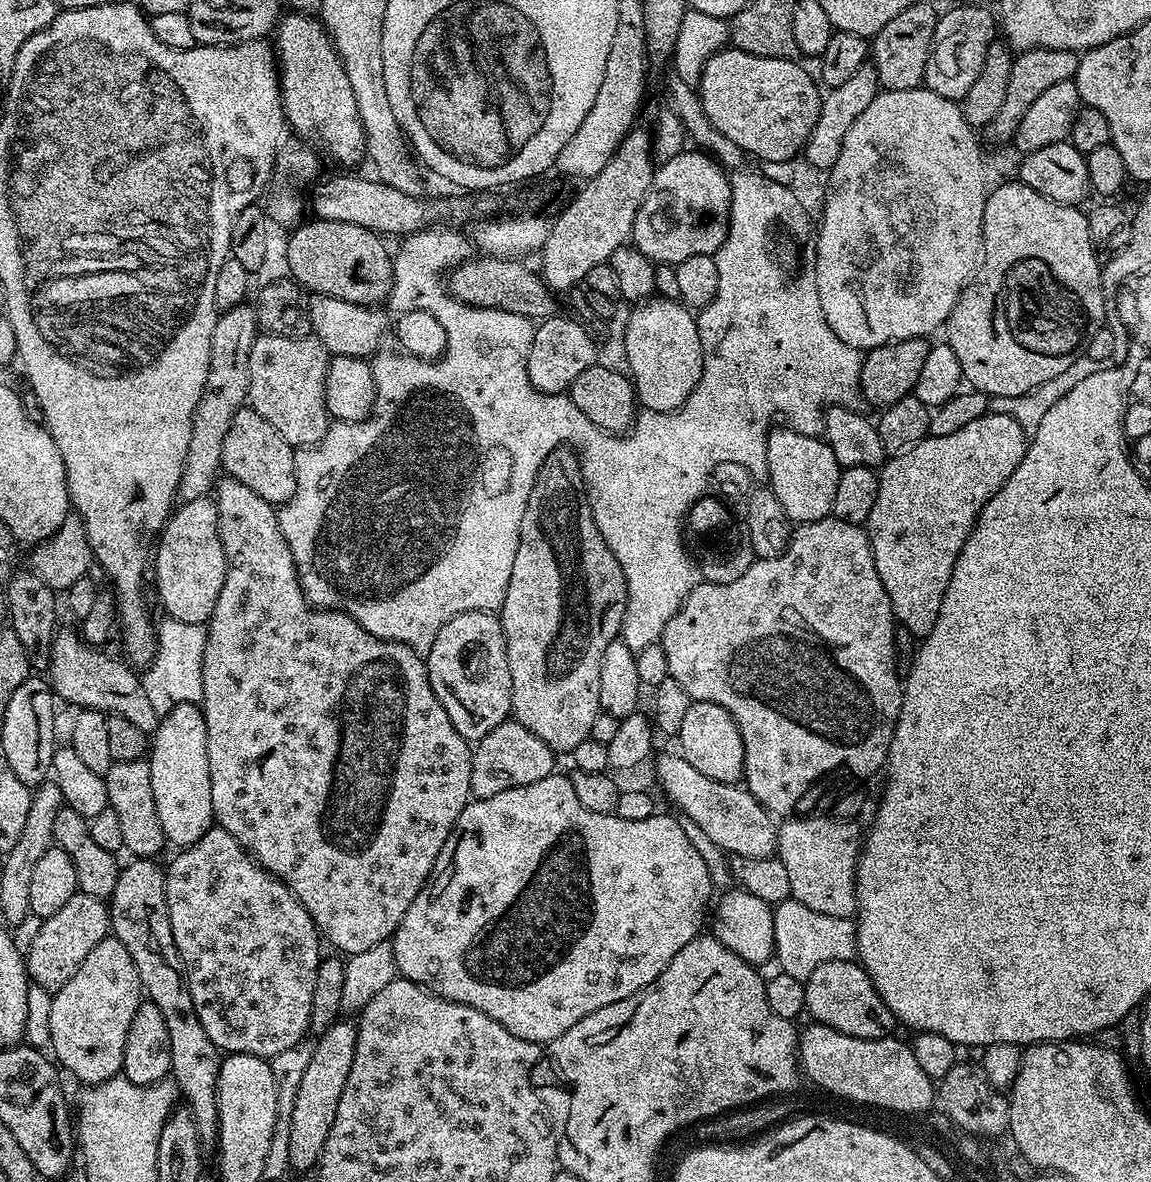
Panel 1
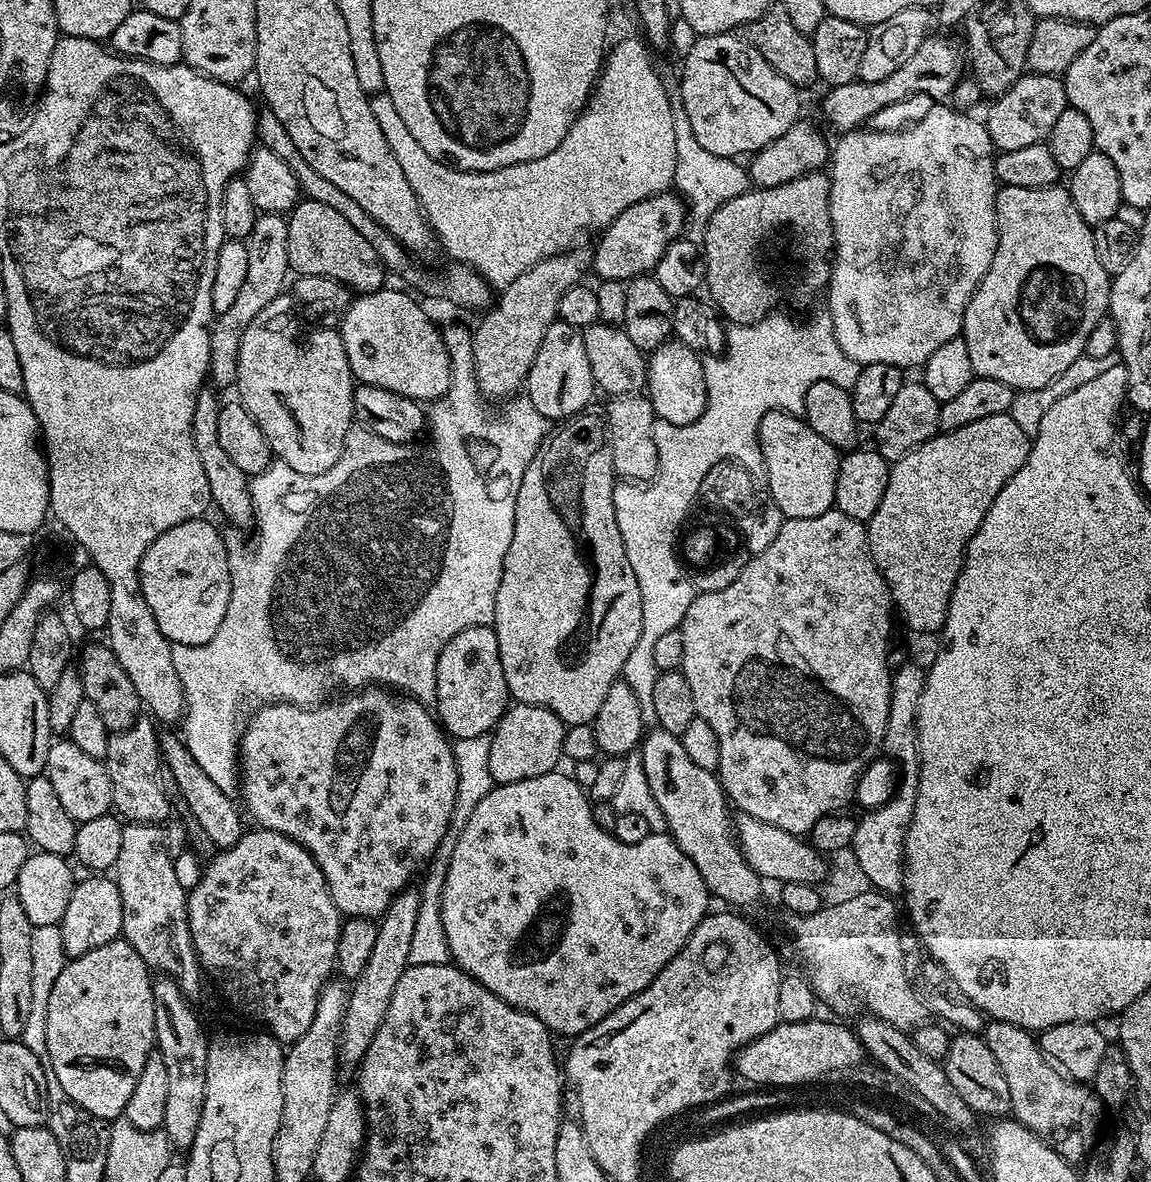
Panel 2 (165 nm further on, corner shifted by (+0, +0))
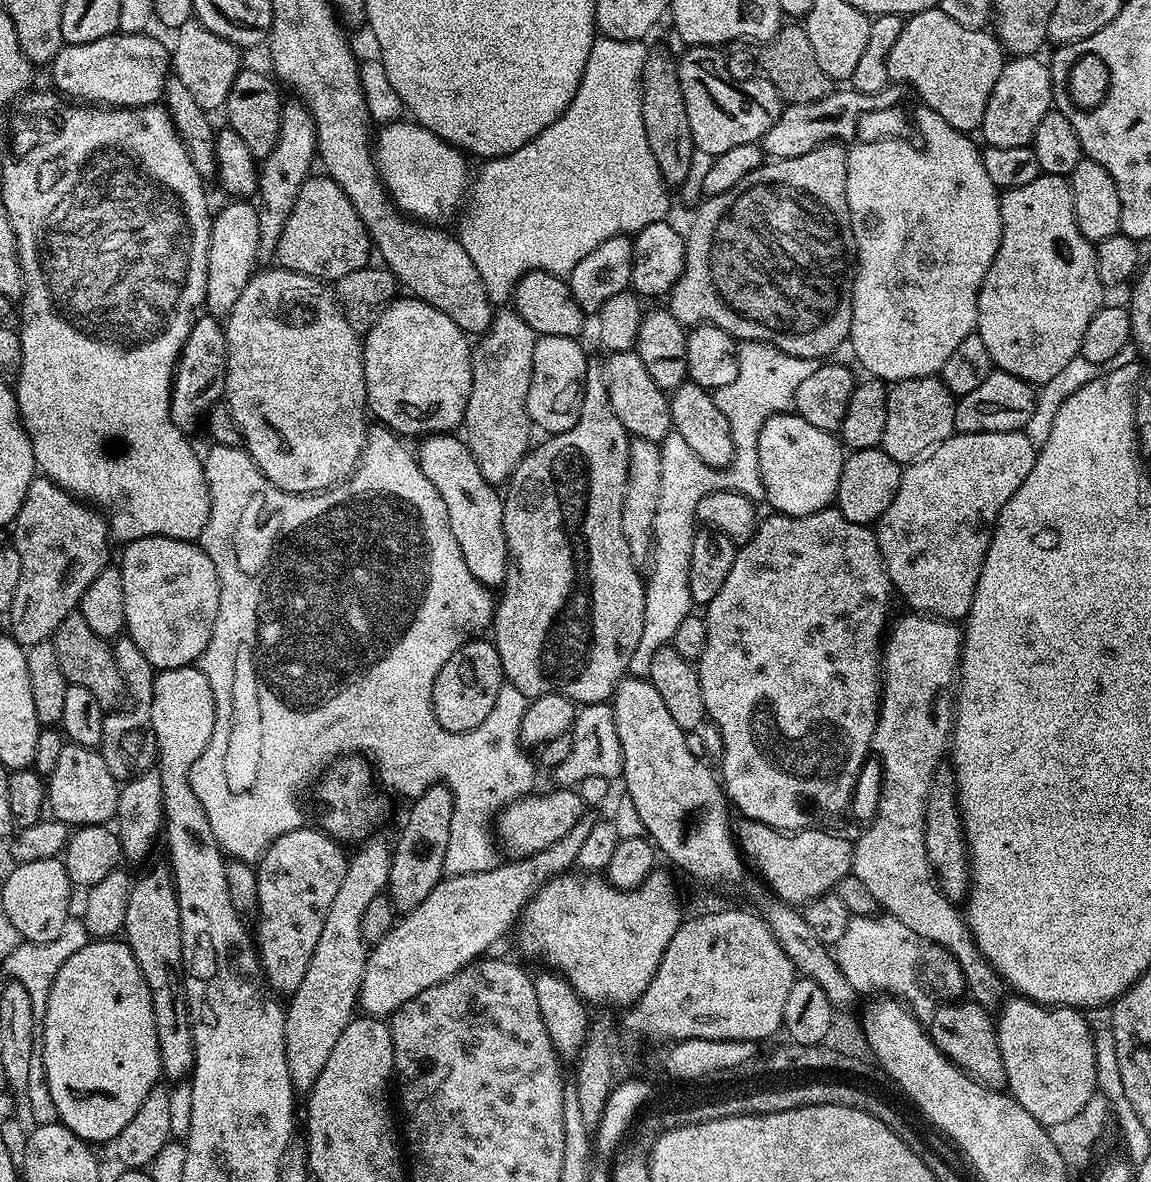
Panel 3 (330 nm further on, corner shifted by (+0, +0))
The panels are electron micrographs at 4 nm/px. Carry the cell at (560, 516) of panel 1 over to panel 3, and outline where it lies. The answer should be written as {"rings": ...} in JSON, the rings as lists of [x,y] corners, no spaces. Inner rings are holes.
{"rings":[[[589,363],[586,382],[584,383],[584,397],[580,407],[580,417],[570,430],[558,432],[544,438],[540,445],[533,447],[520,461],[510,479],[502,499],[504,502],[504,529],[508,543],[508,573],[502,585],[502,591],[494,604],[491,635],[498,650],[498,658],[502,662],[505,681],[513,684],[519,695],[535,698],[542,694],[562,694],[570,698],[573,704],[602,704],[611,701],[621,680],[625,679],[630,658],[634,650],[638,650],[638,638],[642,638],[642,622],[644,621],[644,589],[641,569],[634,566],[630,558],[630,546],[626,546],[626,538],[622,534],[622,510],[624,492],[627,490],[628,480],[628,450],[630,435],[618,420],[610,404],[608,387],[604,385],[604,369],[599,363]]]}

